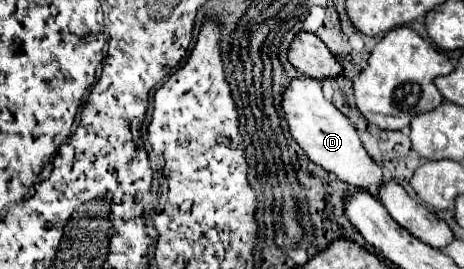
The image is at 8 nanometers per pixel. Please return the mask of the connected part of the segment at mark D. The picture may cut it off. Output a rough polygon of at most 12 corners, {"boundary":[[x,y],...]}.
{"boundary":[[316,79],[282,91],[290,137],[310,161],[372,189],[382,171]]}

